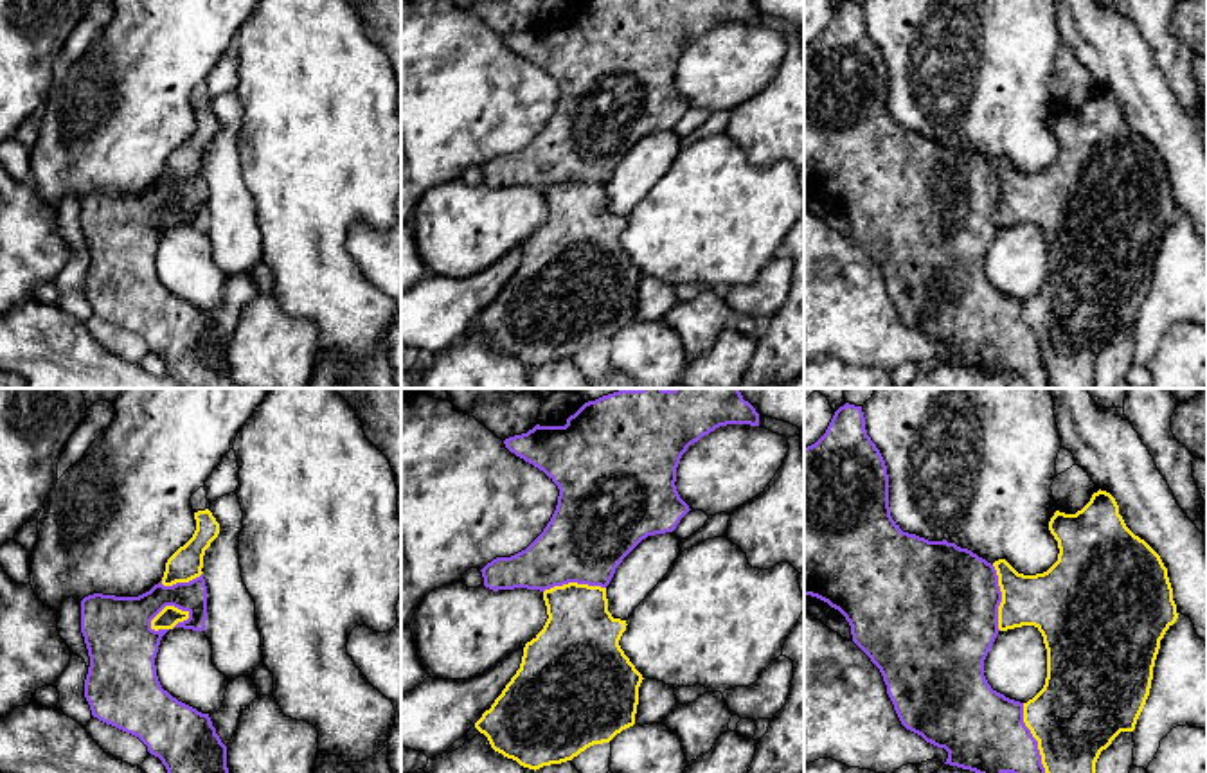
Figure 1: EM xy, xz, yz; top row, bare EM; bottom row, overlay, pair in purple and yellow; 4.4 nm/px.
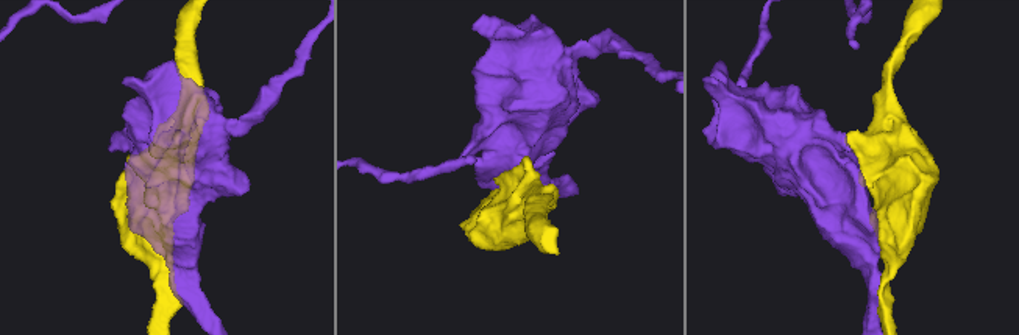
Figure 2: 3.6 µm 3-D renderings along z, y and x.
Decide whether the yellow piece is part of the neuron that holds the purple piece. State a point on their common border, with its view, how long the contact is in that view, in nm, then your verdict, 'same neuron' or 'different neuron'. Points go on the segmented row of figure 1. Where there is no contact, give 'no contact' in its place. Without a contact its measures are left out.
meets purple in xy at (166, 604); contact 200 nm long; different neuron

